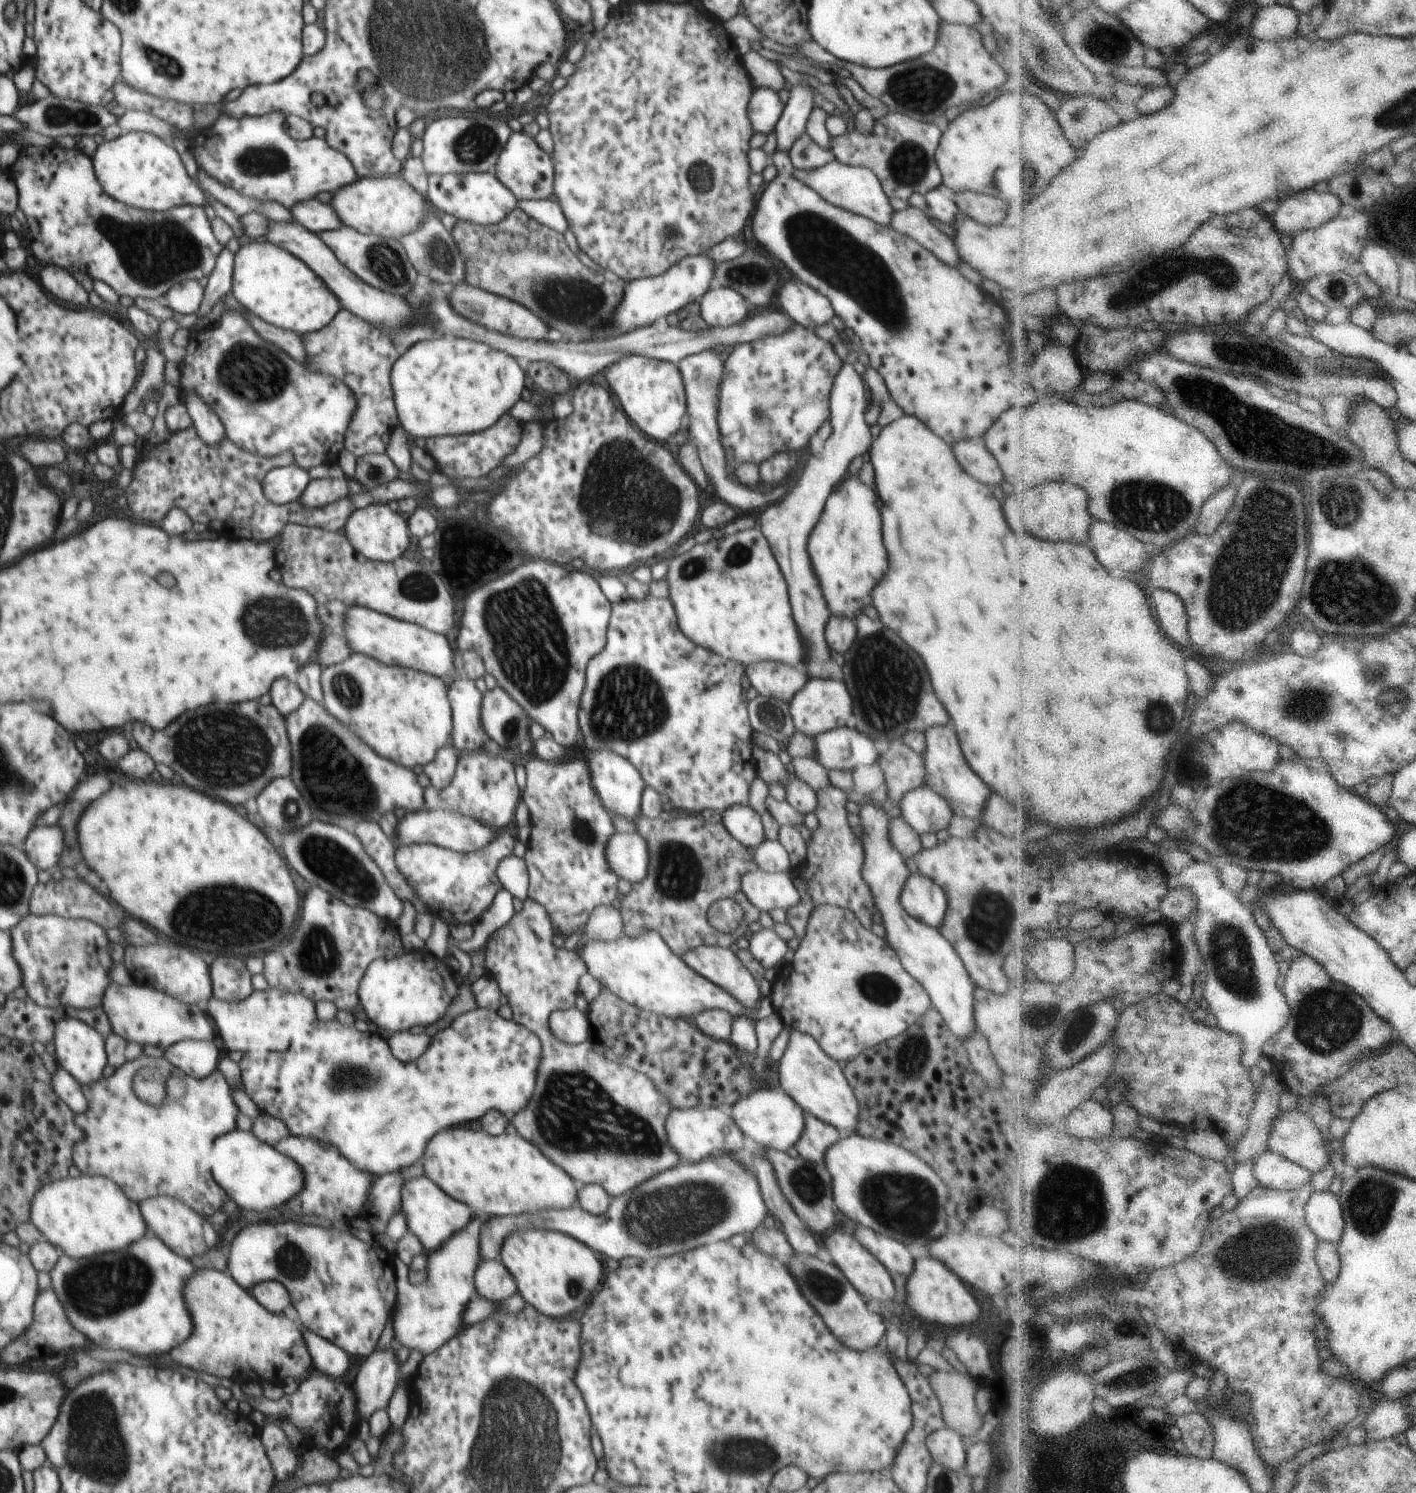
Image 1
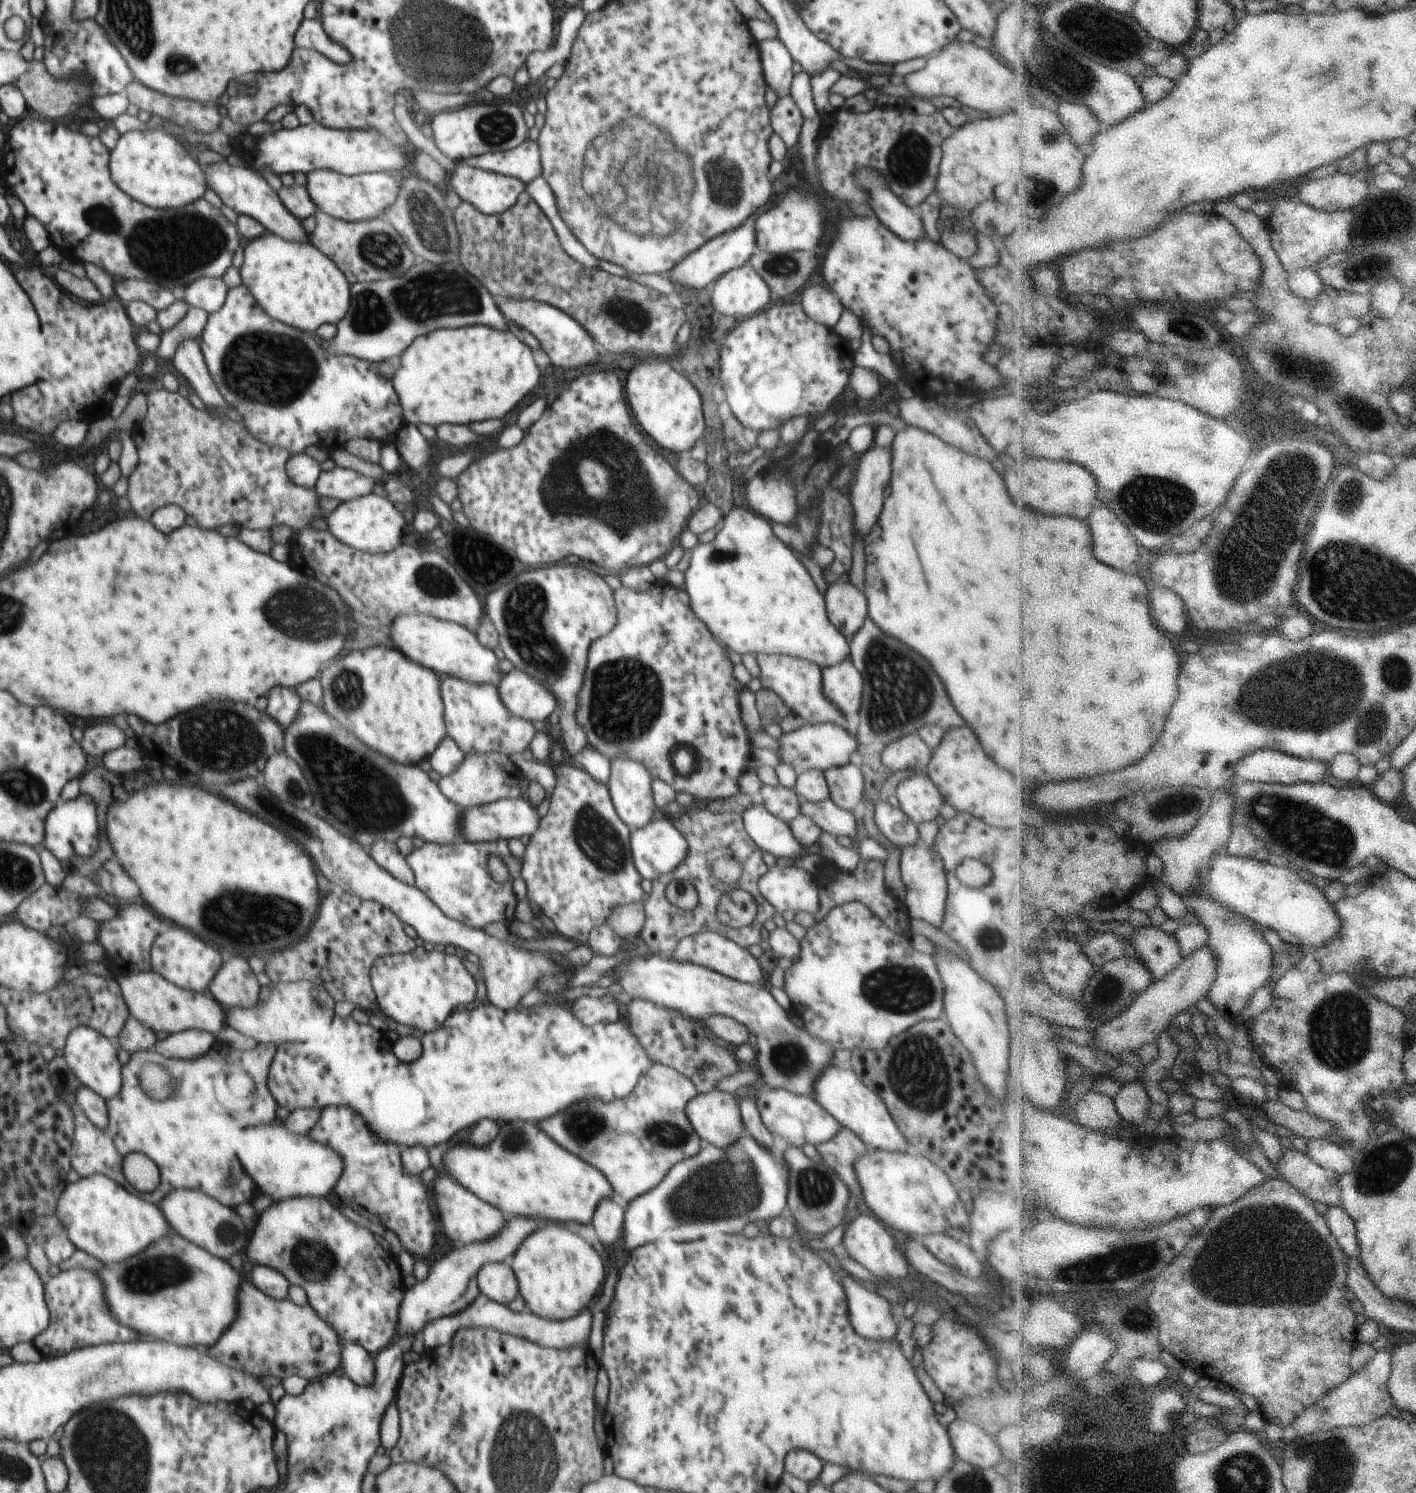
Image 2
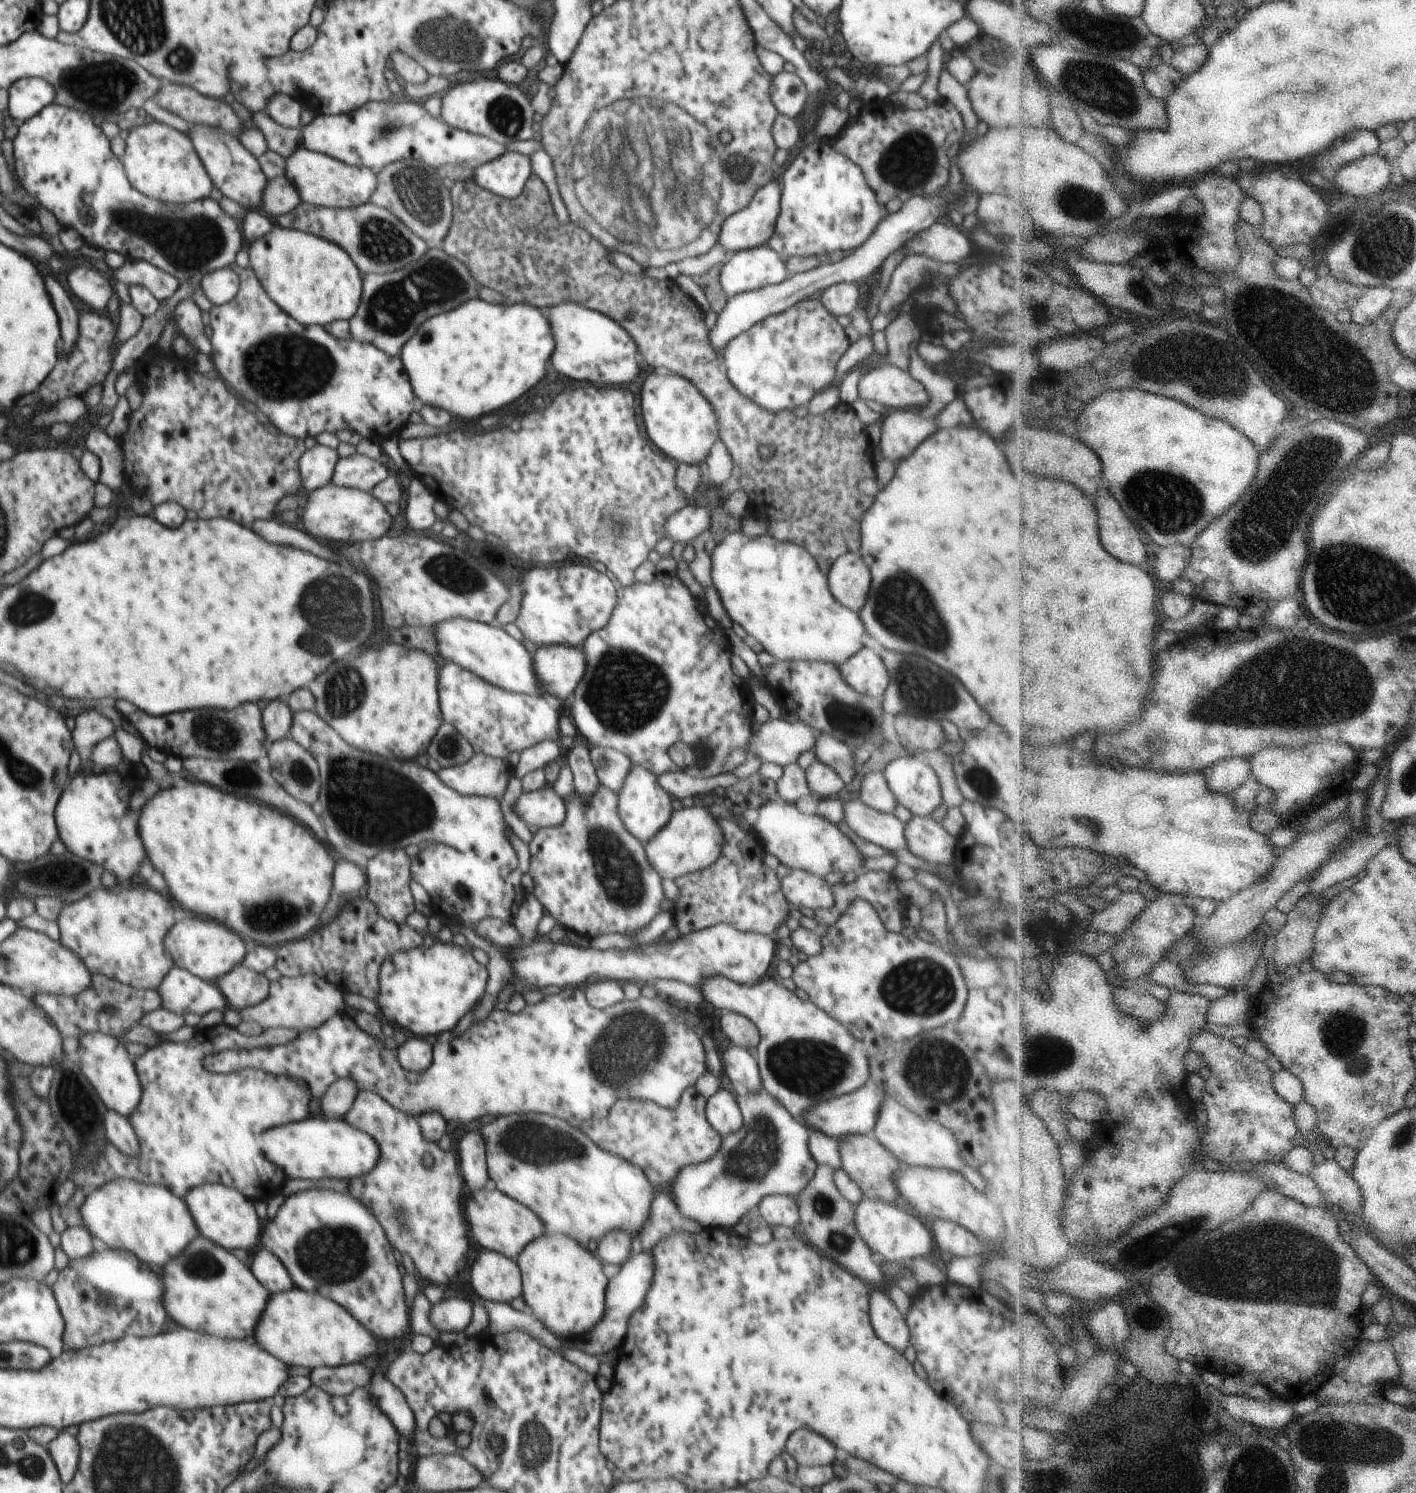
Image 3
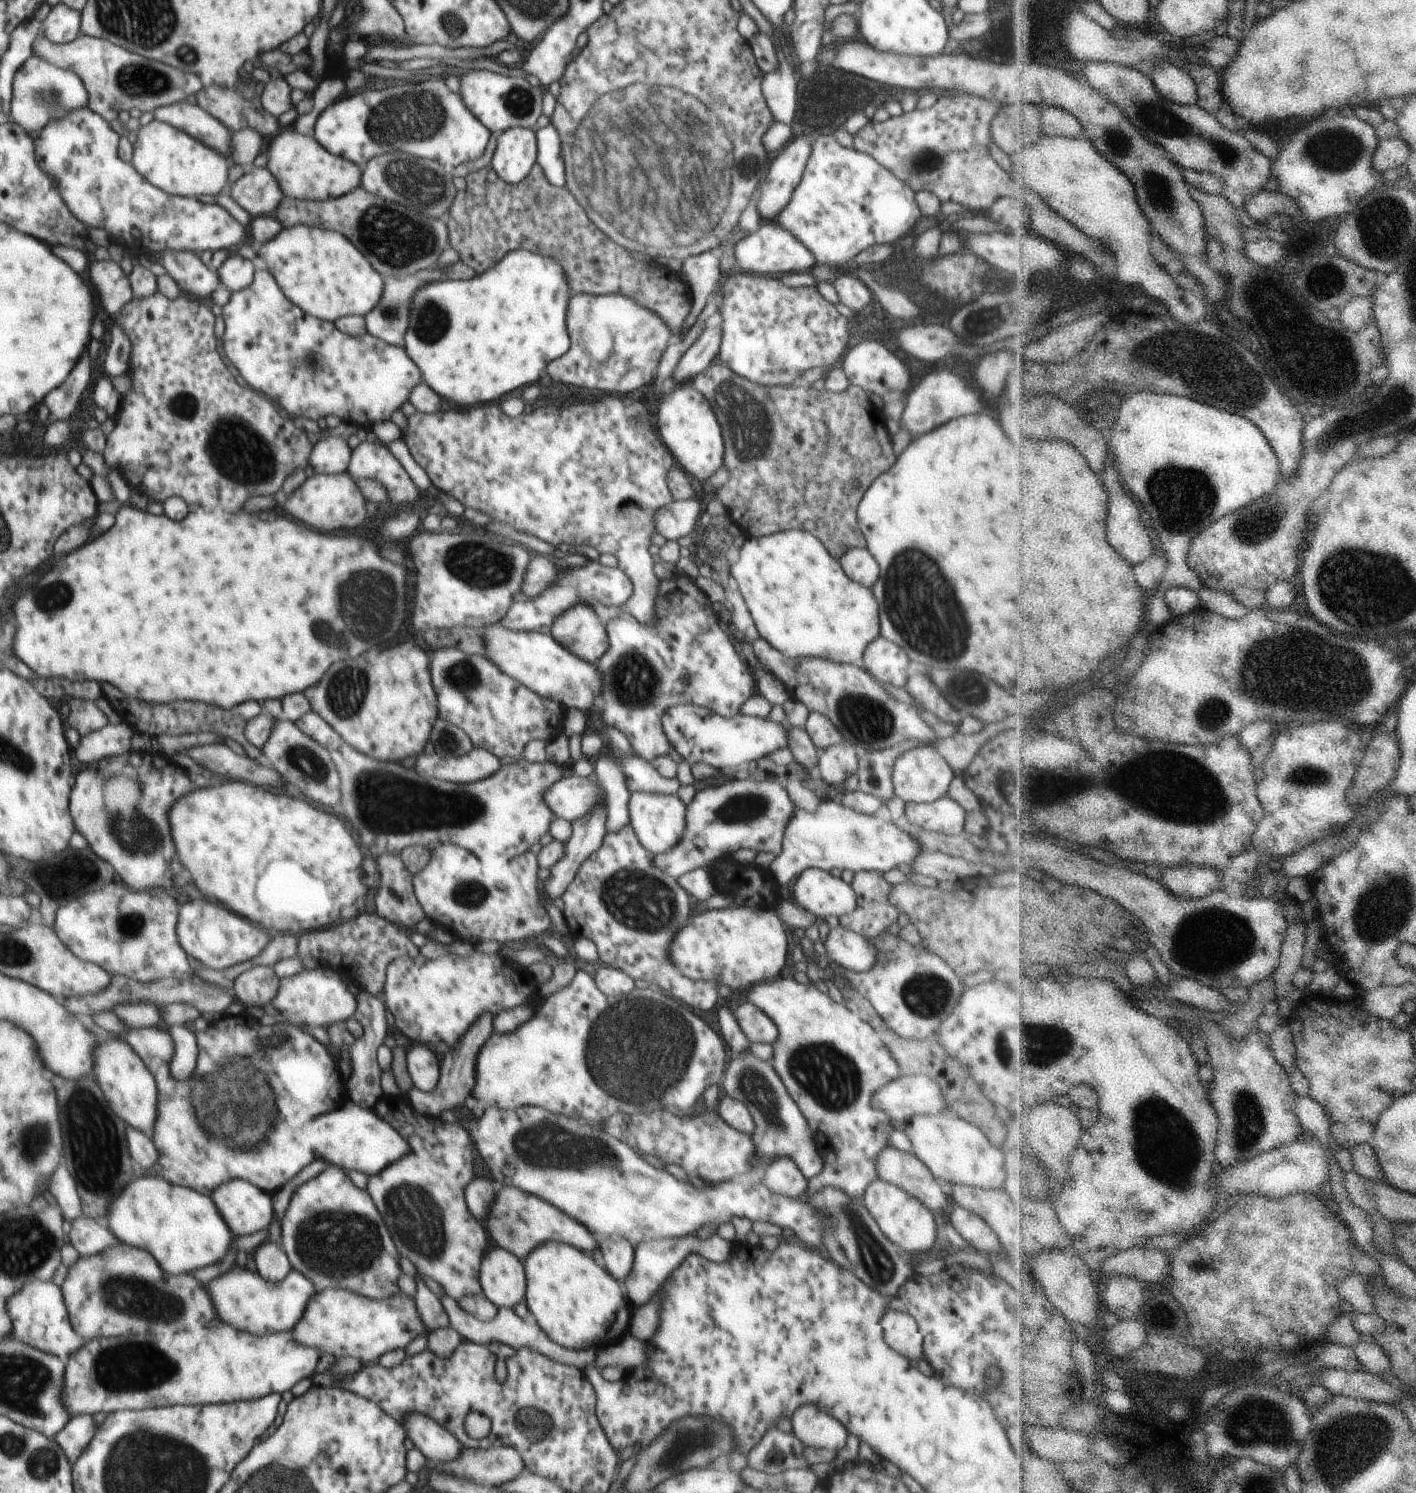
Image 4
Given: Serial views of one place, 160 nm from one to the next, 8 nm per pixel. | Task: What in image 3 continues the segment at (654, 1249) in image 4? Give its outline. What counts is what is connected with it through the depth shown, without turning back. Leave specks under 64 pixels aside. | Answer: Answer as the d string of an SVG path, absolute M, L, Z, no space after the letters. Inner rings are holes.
M653 1251L632 1253L621 1265L618 1274L616 1274L608 1283L605 1294L605 1309L601 1318L587 1333L578 1335L577 1338L558 1338L566 1340L566 1344L572 1348L577 1348L590 1354L590 1356L604 1356L608 1358L608 1363L614 1369L616 1366L616 1346L622 1342L626 1334L626 1322L630 1314L642 1304L642 1298L646 1290L650 1288L652 1280L652 1270L654 1270Z

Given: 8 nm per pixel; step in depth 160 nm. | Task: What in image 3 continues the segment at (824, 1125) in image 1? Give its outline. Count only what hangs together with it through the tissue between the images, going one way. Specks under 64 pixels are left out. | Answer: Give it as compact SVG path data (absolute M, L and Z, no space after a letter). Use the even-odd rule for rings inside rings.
M846 1135L839 1141L842 1170L858 1184L863 1199L876 1199L886 1202L900 1202L893 1174L900 1167L900 1161L880 1144L873 1135Z

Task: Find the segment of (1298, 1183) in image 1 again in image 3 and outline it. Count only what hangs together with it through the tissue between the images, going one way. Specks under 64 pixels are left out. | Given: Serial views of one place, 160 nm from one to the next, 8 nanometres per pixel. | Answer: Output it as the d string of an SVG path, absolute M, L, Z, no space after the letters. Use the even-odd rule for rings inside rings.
M1335 1158L1316 1165L1310 1176L1317 1182L1318 1189L1335 1208L1340 1208L1345 1214L1361 1214L1363 1208L1363 1192L1361 1184Z

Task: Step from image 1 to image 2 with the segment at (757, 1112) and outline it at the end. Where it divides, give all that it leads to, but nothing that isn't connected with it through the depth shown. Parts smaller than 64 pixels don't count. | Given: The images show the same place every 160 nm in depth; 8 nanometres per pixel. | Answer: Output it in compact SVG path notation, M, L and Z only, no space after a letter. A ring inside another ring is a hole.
M760 1087L758 1100L756 1100L758 1112L762 1114L762 1124L768 1128L768 1132L774 1138L784 1138L790 1147L801 1148L805 1144L818 1145L834 1138L838 1130L844 1130L844 1126L828 1114L813 1097L798 1095L788 1090L774 1090L772 1088Z

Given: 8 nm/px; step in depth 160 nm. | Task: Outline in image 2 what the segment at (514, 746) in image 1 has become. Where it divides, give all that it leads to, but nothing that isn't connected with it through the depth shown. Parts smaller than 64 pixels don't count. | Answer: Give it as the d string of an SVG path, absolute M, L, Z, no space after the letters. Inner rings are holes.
M513 669L497 683L498 694L508 708L518 718L528 718L530 722L539 723L548 720L553 726L558 725L556 713L558 700L546 690L544 684L526 676L524 672Z

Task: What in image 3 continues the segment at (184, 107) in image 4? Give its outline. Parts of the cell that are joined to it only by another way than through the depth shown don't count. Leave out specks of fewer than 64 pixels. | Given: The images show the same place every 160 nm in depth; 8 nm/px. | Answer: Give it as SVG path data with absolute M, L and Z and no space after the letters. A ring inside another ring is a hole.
M192 125L188 137L191 138L198 158L200 158L206 172L210 175L213 186L216 186L223 196L238 202L243 210L263 206L263 195L269 179L260 169L258 159L250 154L242 146L242 143L232 138L230 134L226 134L226 132L220 132L213 127L205 127L204 125Z

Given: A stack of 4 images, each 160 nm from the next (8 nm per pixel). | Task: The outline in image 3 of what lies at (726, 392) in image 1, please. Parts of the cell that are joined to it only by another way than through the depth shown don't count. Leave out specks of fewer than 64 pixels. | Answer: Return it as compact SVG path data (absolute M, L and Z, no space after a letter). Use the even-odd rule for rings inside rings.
M804 299L784 312L772 314L758 321L747 331L738 334L724 347L723 361L732 386L755 405L770 414L786 413L806 405L823 388L832 385L839 358L850 346L844 327L836 320L823 302Z

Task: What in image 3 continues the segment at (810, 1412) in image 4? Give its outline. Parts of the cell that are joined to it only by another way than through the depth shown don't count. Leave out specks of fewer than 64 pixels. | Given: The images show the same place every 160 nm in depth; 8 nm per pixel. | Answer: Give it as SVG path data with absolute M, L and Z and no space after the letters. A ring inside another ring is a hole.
M810 1430L794 1432L786 1444L786 1450L800 1466L832 1465L836 1458L836 1448Z

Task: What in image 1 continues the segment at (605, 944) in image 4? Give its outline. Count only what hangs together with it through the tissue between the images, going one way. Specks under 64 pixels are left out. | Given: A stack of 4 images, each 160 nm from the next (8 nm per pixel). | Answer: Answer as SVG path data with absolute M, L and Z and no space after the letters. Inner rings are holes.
M534 758L527 762L526 787L521 792L521 800L525 802L530 813L532 831L527 843L523 859L527 868L529 885L527 898L540 903L551 916L556 933L572 935L581 924L589 919L589 914L598 905L611 905L618 899L616 884L620 879L609 869L605 859L605 846L615 833L611 813L602 804L596 789L593 787L589 766L580 758L566 758L548 762Z

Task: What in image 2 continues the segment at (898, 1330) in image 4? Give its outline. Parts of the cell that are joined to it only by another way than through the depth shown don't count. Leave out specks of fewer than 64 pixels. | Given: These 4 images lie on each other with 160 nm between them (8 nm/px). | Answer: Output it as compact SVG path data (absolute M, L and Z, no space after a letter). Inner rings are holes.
M840 1272L840 1284L848 1298L848 1318L854 1332L872 1341L894 1340L898 1324L891 1305L874 1289L860 1286L844 1272Z

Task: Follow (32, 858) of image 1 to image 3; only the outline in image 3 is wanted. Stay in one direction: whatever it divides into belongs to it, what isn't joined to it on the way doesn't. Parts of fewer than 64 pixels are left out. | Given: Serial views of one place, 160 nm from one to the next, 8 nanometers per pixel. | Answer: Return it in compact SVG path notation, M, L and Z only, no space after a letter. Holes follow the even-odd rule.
M116 774L75 776L62 792L54 811L57 833L66 850L102 865L106 870L114 872L118 880L128 880L134 876L138 872L140 860L146 856L144 846L136 834L136 822L130 818L126 808L128 800L128 788L122 786ZM116 820L120 826L114 830L112 824L116 824ZM104 822L110 824L110 828L104 828Z

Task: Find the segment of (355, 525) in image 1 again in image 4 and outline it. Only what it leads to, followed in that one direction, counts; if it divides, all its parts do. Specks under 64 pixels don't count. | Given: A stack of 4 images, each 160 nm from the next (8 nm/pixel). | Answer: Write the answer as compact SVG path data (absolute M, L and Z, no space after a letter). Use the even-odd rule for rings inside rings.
M314 474L298 490L290 494L290 498L280 500L279 505L284 510L304 522L306 526L312 526L320 532L332 532L332 530L354 530L358 528L366 518L367 500L360 492L360 488L355 484L349 474Z

